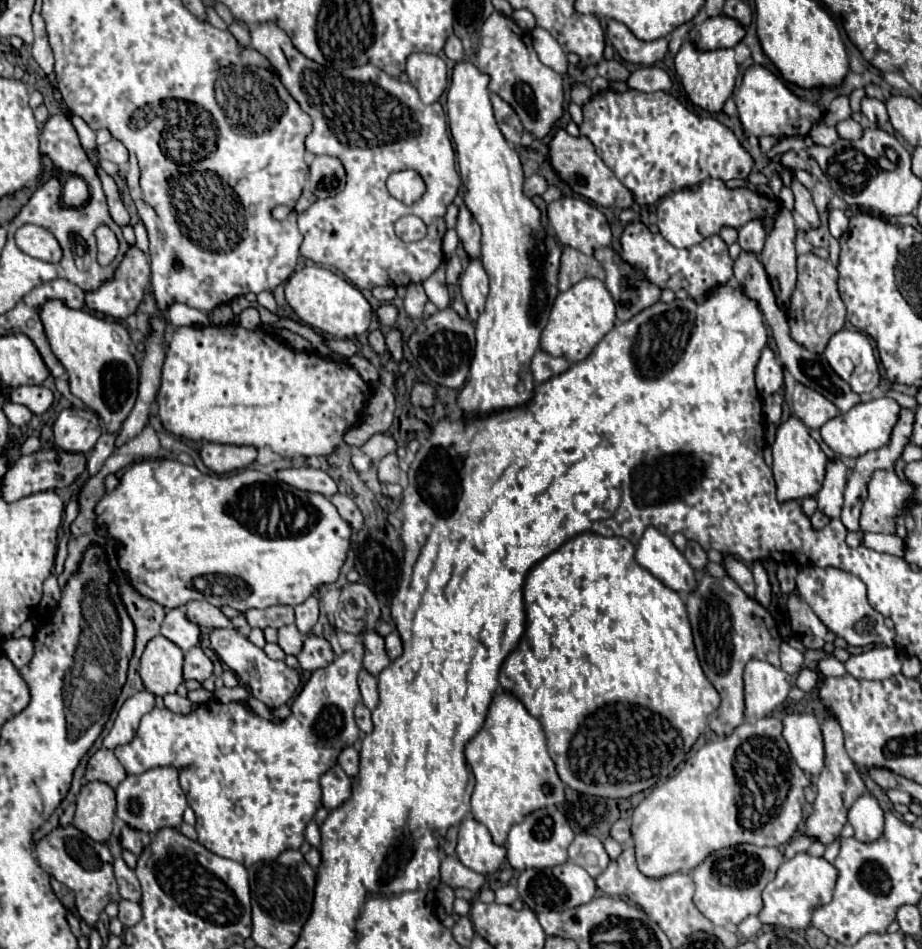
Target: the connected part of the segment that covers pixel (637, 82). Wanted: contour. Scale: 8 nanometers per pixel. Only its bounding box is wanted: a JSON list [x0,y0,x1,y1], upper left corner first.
[628,67,672,93]

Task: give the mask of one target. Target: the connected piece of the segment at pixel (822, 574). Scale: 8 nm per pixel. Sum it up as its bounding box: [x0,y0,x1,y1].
[796,567,894,647]

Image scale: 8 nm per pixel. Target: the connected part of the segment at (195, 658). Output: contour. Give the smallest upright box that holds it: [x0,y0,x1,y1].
[184,647,214,681]

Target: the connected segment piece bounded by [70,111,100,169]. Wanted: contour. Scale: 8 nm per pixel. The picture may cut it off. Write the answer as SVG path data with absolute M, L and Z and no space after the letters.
M70 111L70 119L72 119L72 125L80 137L80 143L82 143L82 149L86 151L88 159L94 163L96 169L100 169L100 155L98 155L98 145L96 145L96 133L86 125L86 121L78 115L74 115Z

